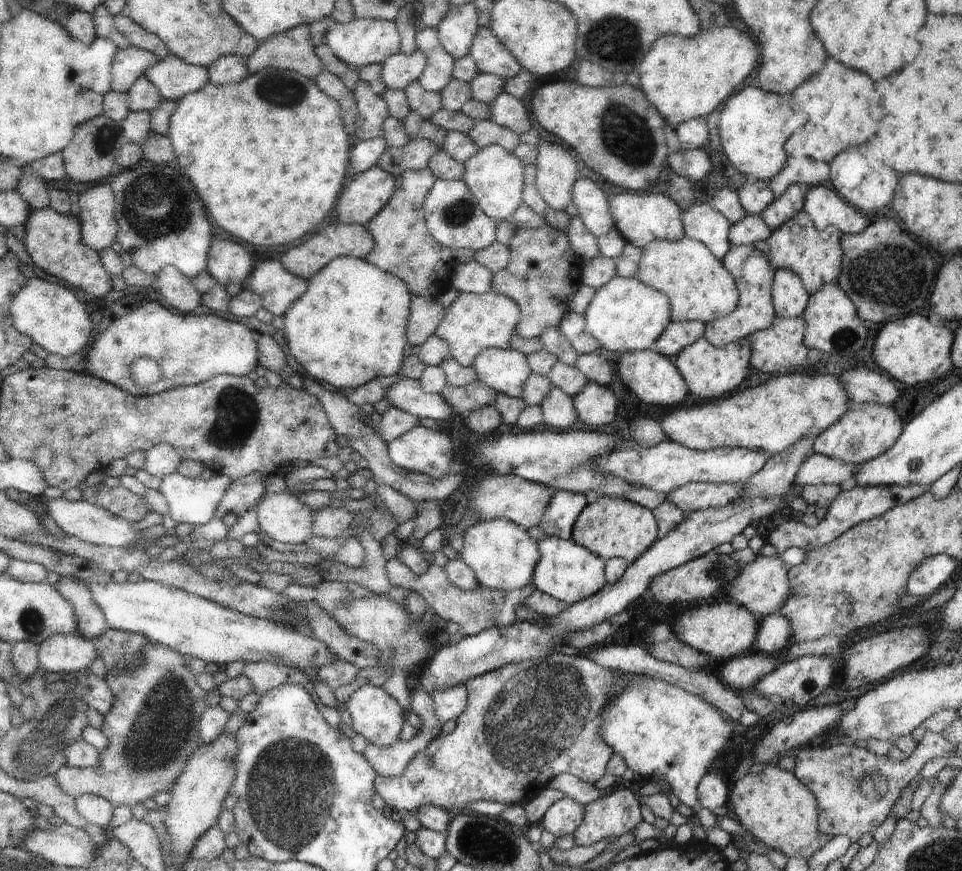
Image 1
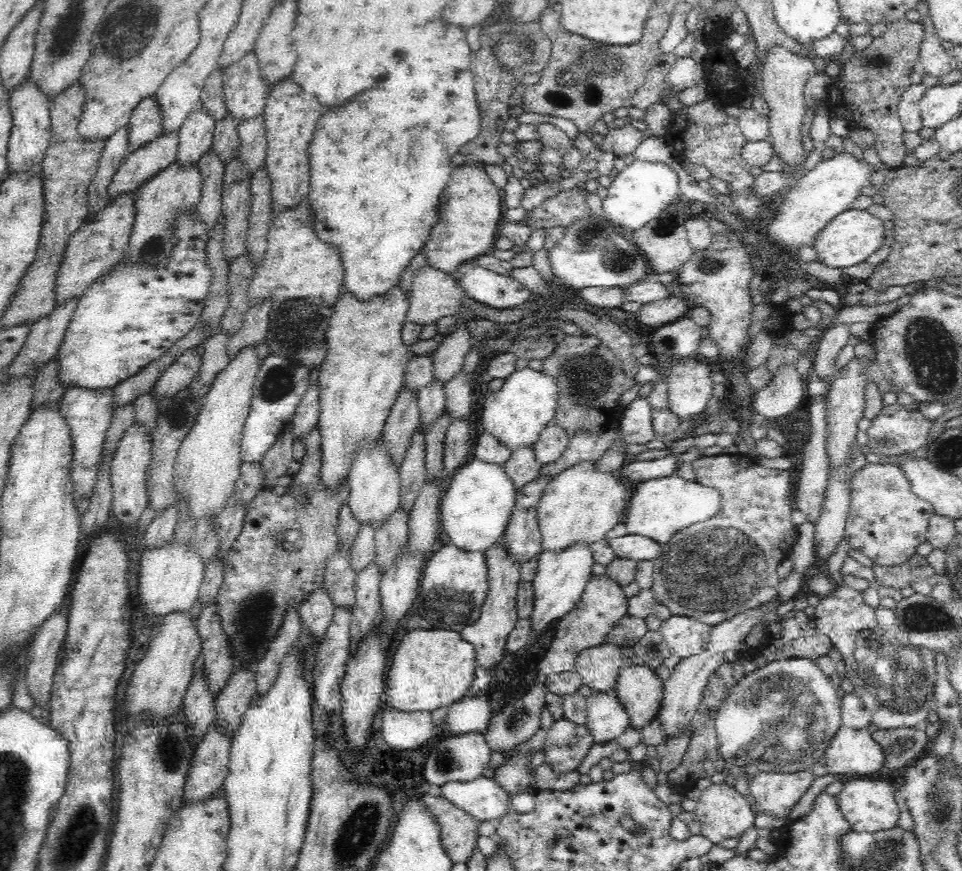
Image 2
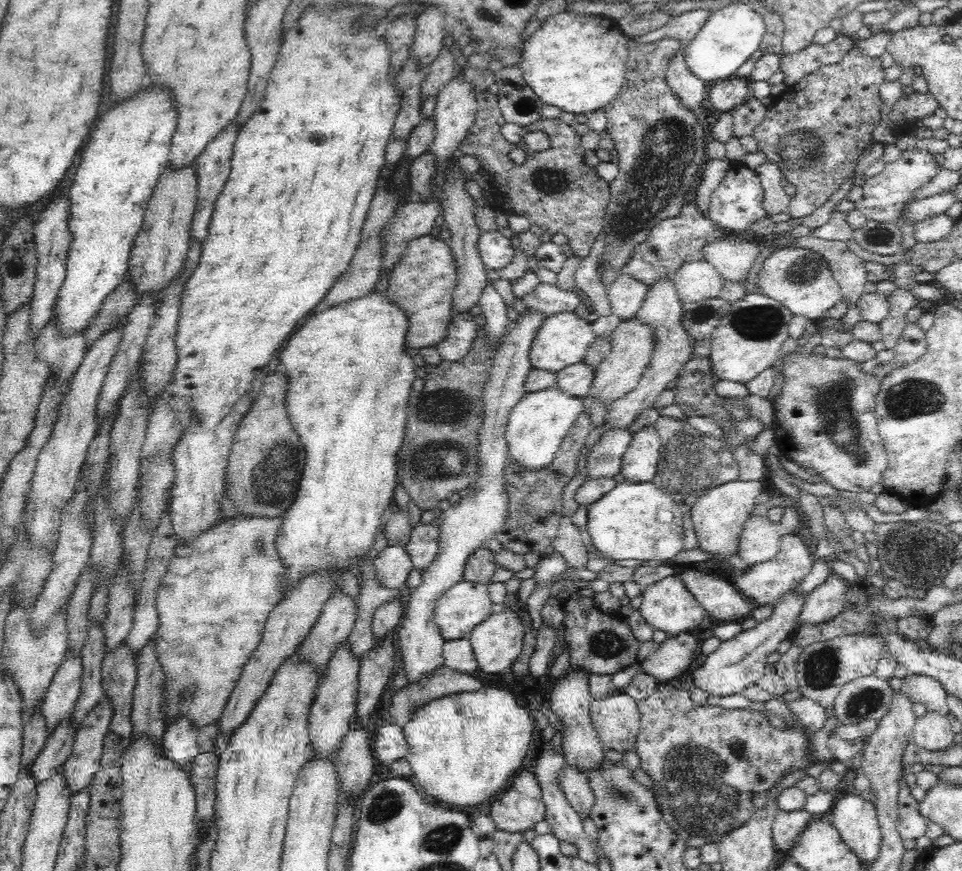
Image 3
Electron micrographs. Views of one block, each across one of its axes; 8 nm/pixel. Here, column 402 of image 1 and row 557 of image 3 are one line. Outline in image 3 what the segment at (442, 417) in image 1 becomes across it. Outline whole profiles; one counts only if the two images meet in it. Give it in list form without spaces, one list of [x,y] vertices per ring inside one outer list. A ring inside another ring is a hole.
[[[388,545],[374,560],[373,572],[382,587],[401,590],[412,568],[412,557],[405,546]]]

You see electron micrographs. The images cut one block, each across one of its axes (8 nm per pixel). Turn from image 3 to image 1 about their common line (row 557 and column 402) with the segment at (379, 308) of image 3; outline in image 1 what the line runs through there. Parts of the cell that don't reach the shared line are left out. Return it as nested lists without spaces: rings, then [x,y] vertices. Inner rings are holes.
[[[339,256],[309,278],[308,290],[284,314],[284,338],[290,354],[308,376],[340,389],[358,388],[371,380],[389,380],[401,370],[406,350],[406,320],[412,310],[411,289],[397,276],[356,257]]]

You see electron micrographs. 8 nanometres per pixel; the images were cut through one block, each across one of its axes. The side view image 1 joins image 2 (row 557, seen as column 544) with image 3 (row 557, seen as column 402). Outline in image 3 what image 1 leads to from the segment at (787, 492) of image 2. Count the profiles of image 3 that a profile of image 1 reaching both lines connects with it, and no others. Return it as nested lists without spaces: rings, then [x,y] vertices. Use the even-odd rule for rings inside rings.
[[[783,534],[774,558],[748,567],[743,575],[735,578],[734,586],[754,604],[774,604],[784,593],[791,592],[803,581],[811,571],[813,562],[812,549],[804,544],[798,534]]]

